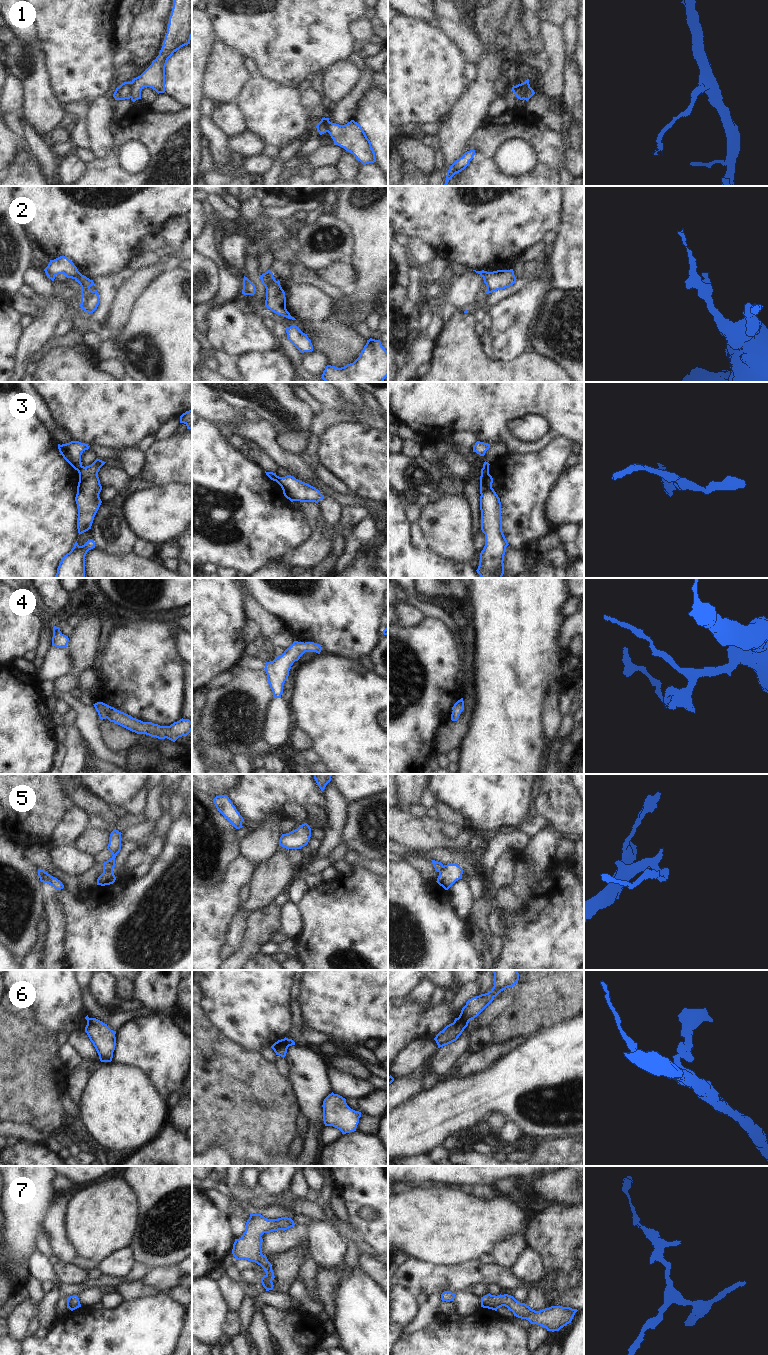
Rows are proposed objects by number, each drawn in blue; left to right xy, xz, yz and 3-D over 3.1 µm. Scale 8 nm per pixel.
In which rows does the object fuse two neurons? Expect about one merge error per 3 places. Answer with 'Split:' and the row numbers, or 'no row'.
Split: 1, 2, 3, 5, 6

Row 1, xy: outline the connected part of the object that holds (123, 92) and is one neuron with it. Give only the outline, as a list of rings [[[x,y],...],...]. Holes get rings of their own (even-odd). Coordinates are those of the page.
[[[124,82],[116,88],[113,97],[115,100],[125,100],[131,98],[131,82]]]

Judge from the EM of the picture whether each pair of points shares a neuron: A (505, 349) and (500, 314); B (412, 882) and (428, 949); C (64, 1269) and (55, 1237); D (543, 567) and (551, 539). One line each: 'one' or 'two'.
A: one
B: one
C: two
D: two

